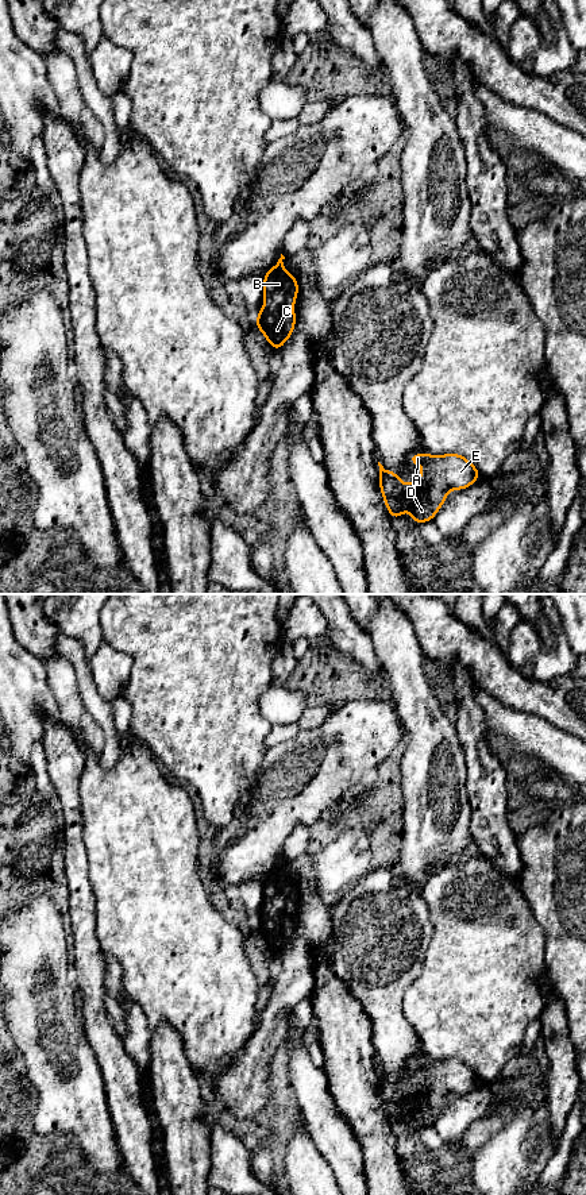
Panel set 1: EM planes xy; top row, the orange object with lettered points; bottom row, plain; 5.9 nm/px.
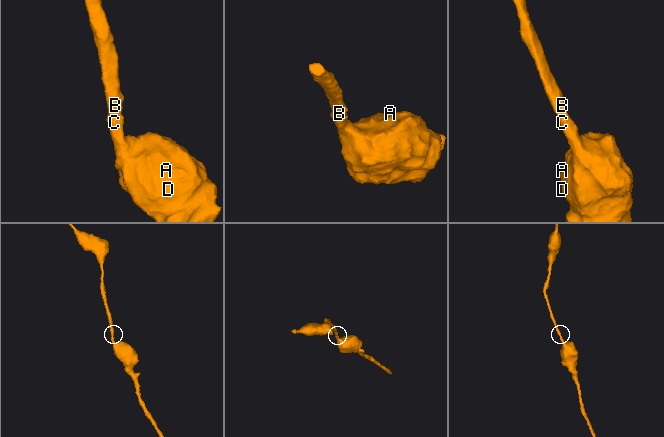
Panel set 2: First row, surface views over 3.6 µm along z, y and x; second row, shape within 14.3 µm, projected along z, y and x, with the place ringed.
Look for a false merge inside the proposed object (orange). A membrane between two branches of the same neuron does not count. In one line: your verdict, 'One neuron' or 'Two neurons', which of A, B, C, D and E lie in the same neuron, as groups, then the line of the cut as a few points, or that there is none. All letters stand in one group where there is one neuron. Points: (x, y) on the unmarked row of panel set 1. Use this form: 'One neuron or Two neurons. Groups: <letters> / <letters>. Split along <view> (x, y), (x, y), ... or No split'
One neuron. Groups: A B C D E. No split

